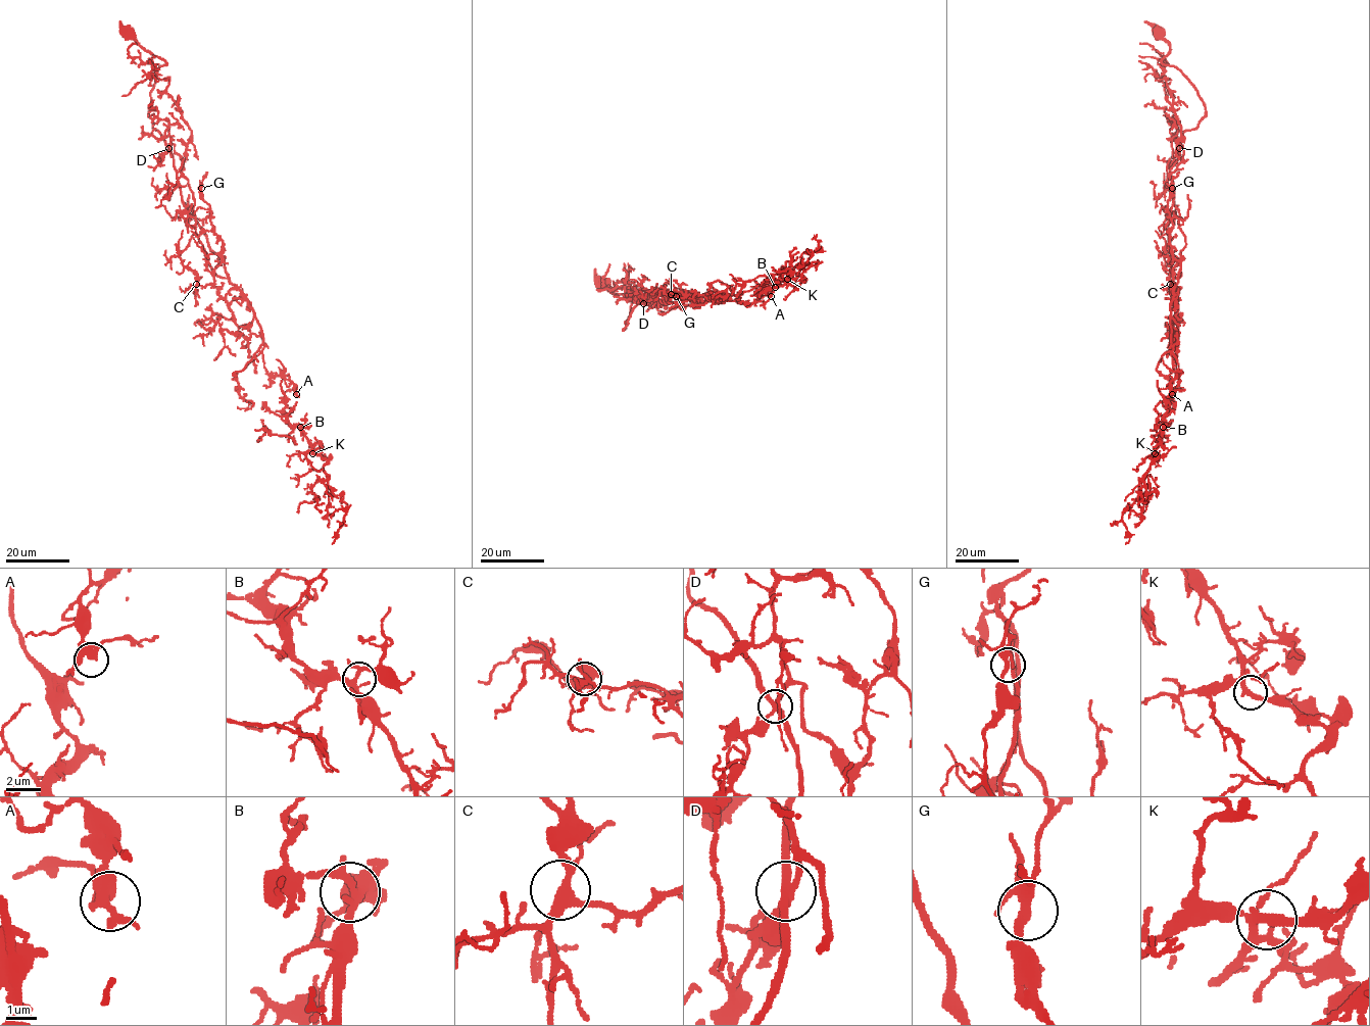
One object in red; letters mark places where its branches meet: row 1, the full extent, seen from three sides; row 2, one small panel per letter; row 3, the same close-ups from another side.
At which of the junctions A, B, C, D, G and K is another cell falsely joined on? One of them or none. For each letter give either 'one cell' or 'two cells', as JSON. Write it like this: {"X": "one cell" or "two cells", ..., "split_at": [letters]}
{"A": "one cell", "B": "one cell", "C": "one cell", "D": "one cell", "G": "one cell", "K": "one cell", "split_at": []}

